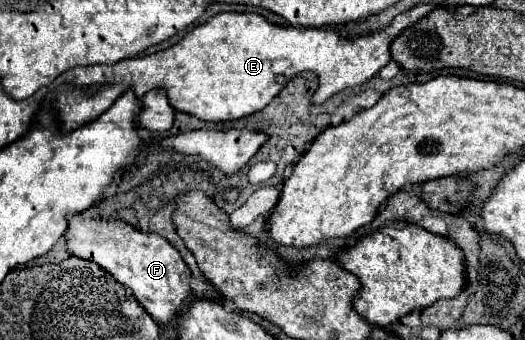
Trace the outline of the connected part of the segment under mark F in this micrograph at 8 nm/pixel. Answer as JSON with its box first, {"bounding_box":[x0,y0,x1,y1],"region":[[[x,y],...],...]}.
{"bounding_box":[67,213,191,323],"region":[[[85,213],[67,217],[67,253],[87,259],[109,271],[121,285],[129,287],[135,299],[157,323],[171,323],[191,295],[191,271],[179,251],[157,233],[143,233],[121,219],[91,219]]]}

